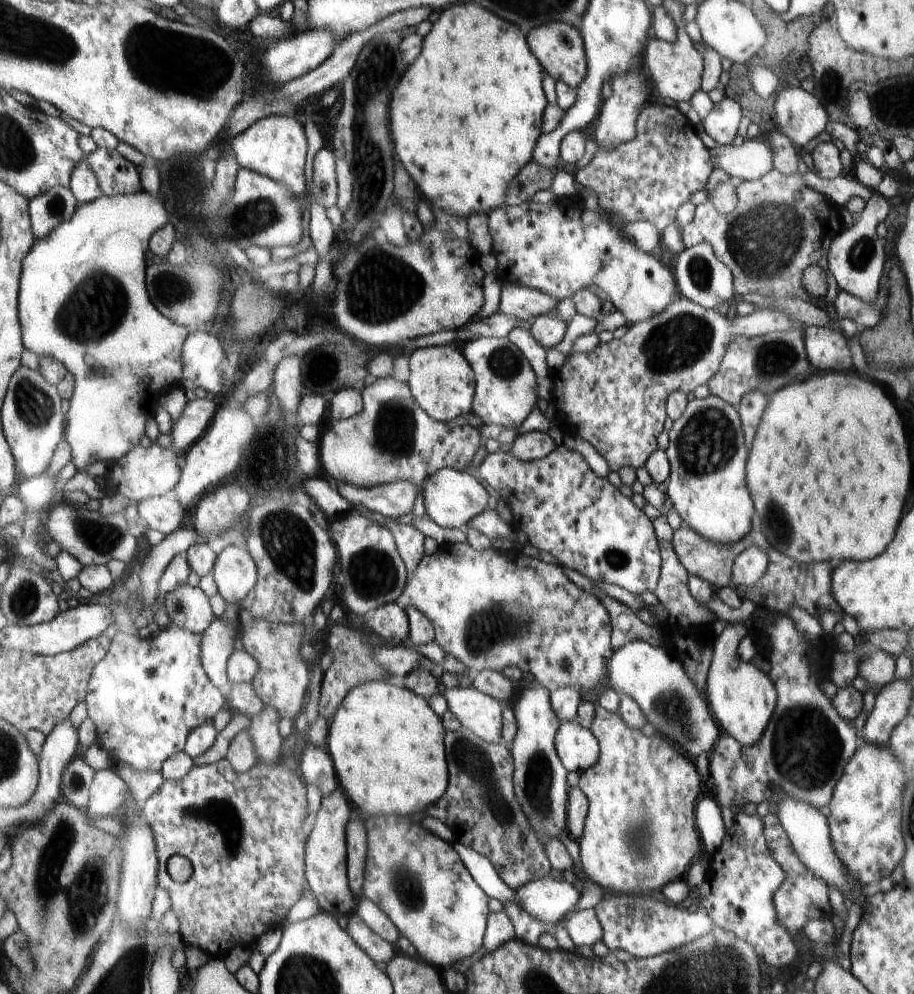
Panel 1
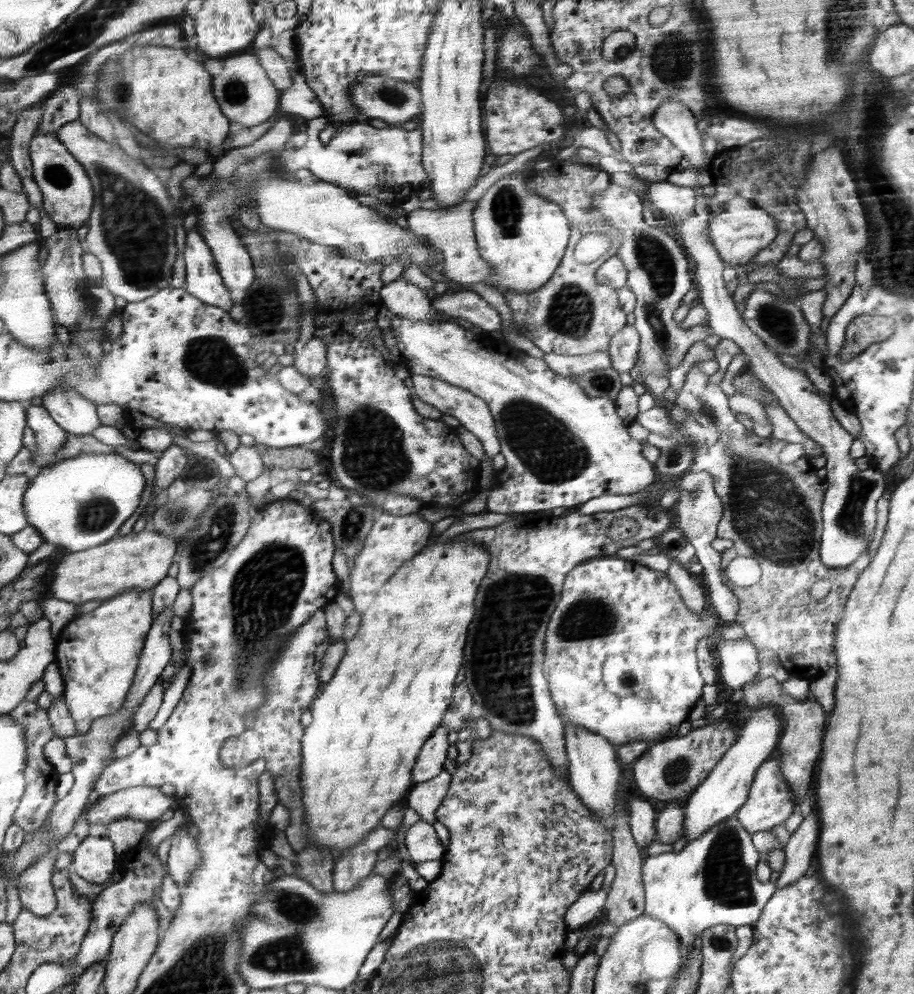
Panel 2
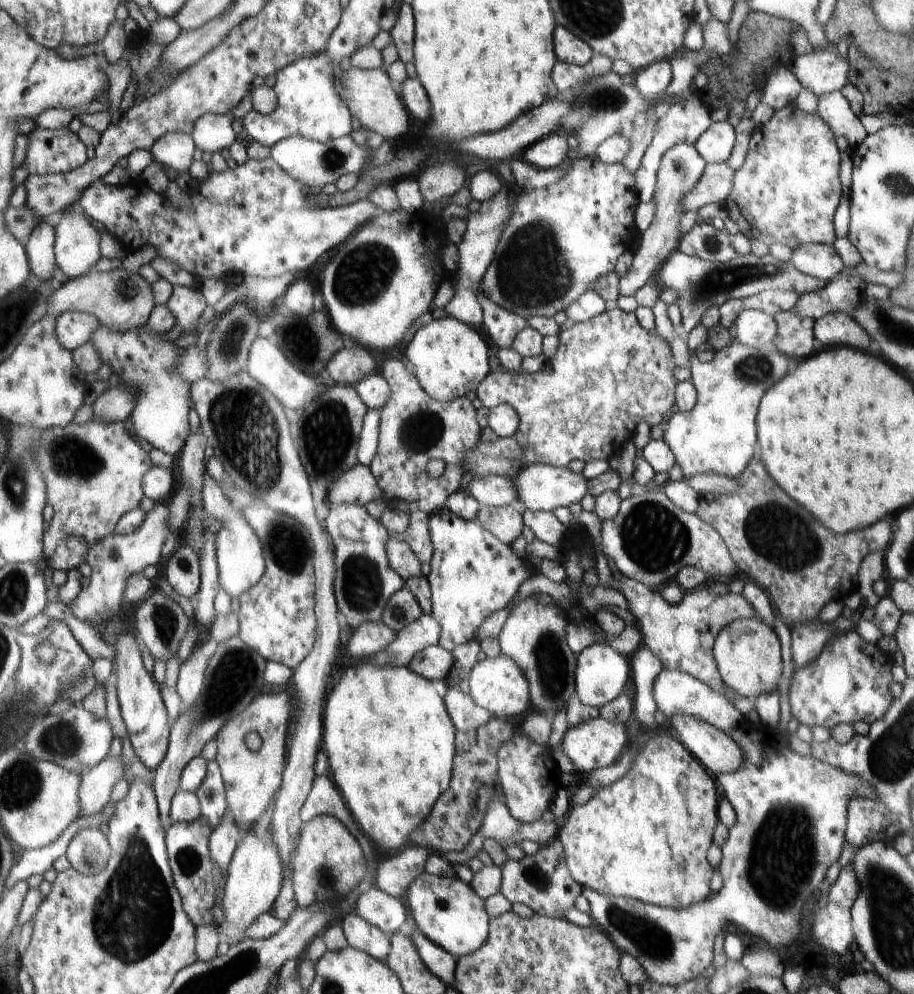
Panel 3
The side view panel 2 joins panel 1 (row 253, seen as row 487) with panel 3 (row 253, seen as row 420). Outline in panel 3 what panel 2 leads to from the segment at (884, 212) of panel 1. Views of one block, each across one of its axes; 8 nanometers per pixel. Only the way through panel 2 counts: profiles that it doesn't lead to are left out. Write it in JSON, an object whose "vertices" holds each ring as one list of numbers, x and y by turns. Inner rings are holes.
{"vertices":[[810,243,793,249,790,262,802,274,813,276,828,283,838,277,845,266,832,245]]}

